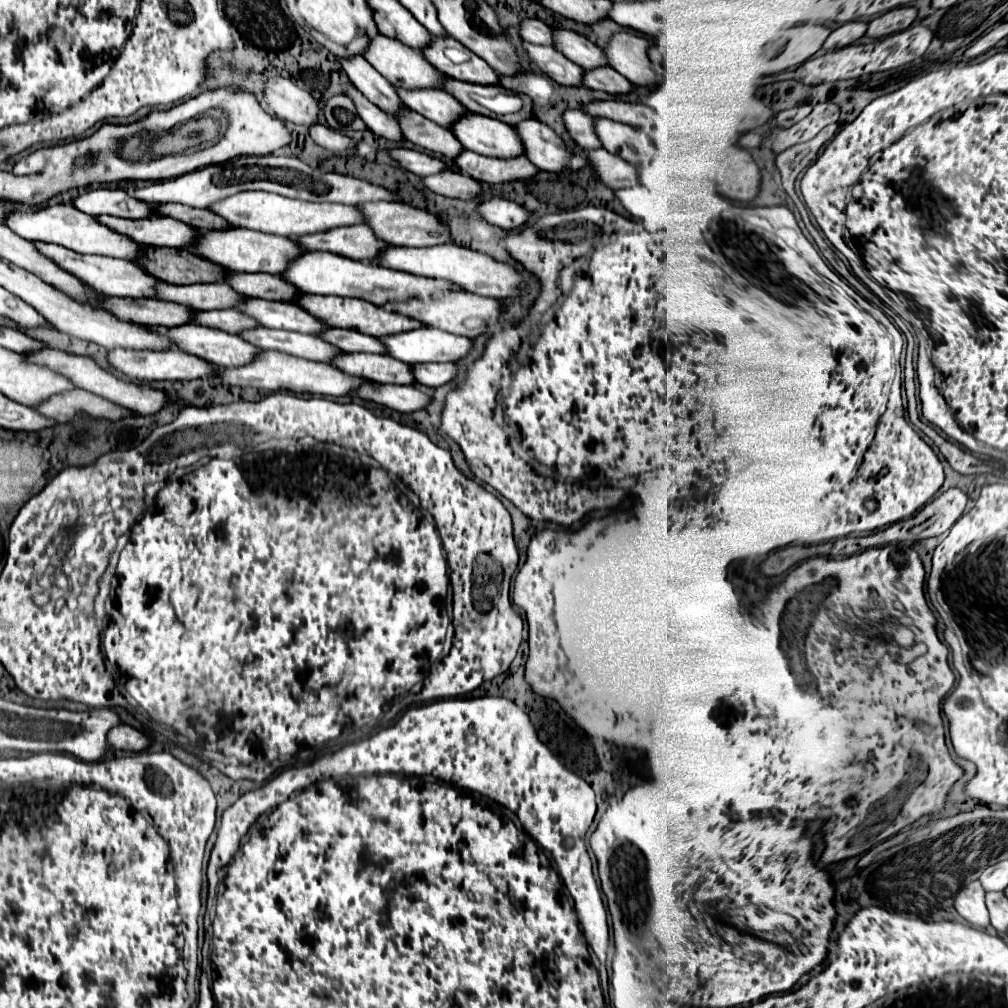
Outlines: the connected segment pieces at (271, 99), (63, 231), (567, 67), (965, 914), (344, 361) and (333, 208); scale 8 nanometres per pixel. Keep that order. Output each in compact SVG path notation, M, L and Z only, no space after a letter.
M271 76L265 82L261 106L271 114L293 124L309 126L319 114L319 106L309 90L297 88L291 80L287 84L281 76Z
M49 204L39 210L27 210L19 212L13 210L3 218L3 224L11 228L17 236L27 238L27 240L39 240L39 242L53 242L61 244L73 252L79 254L101 254L101 256L113 256L113 258L137 258L141 252L139 244L133 244L127 236L117 236L117 232L109 232L103 224L97 224L93 216L77 212L69 204Z
M521 42L521 50L529 58L529 62L535 64L547 78L565 86L581 86L583 70L577 64L565 60L565 56L557 54L557 50L553 50L551 46Z
M971 882L961 887L961 890L957 892L955 910L961 914L961 918L967 924L975 928L989 926L989 914L985 908L985 892L979 882Z
M341 352L337 358L329 360L335 368L349 376L361 376L371 382L393 382L393 384L413 384L409 376L409 364L399 360L389 360L385 354L347 354Z
M237 192L233 196L213 202L211 206L207 206L207 210L223 218L229 226L249 228L255 232L277 234L277 236L299 236L305 232L321 232L325 228L351 226L357 222L357 212L353 212L353 206L293 200L293 198L285 198L271 192Z

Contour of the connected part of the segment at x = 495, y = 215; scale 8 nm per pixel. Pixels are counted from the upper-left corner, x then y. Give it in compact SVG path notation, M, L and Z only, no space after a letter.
M489 198L489 200L481 200L475 206L475 212L489 224L495 224L503 230L513 230L525 224L525 220L529 218L529 212L509 200L503 198Z

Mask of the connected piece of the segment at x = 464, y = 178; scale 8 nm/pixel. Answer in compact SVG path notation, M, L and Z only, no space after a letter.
M443 170L431 176L423 176L421 184L441 196L449 196L449 198L461 198L461 200L473 200L475 196L481 194L481 186L477 184L477 180L473 180L471 176L463 174L463 172L451 172L451 170Z

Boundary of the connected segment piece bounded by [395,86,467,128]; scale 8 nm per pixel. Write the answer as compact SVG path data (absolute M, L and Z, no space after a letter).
M395 86L395 90L397 90L399 100L403 100L407 108L423 114L425 118L445 128L453 120L457 120L461 114L467 112L447 92L441 92L441 90L431 90L431 88L429 90L403 90L401 86Z

